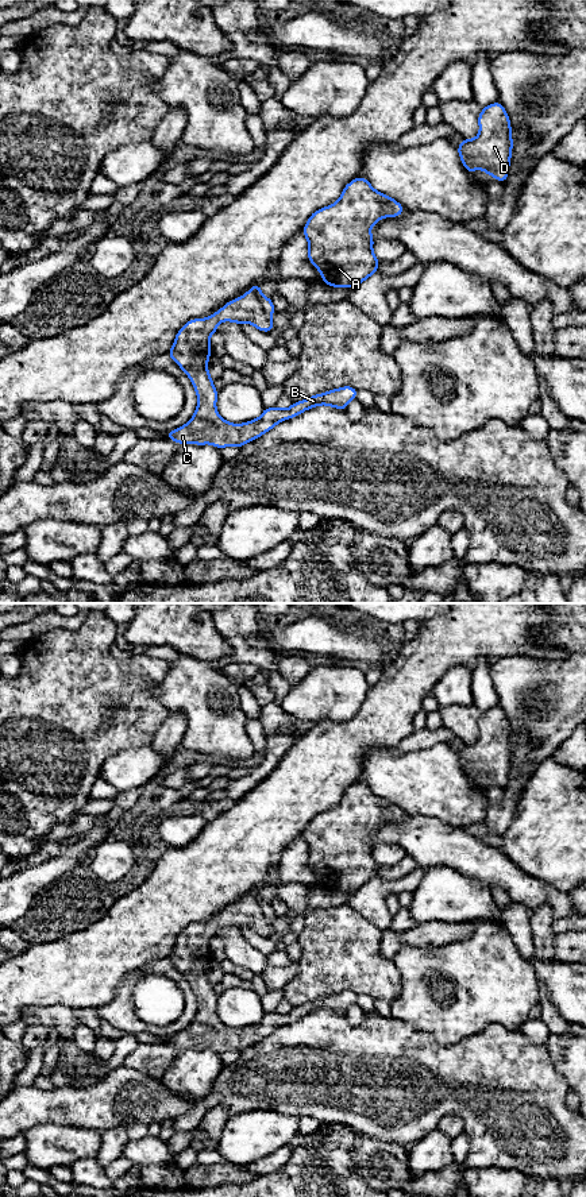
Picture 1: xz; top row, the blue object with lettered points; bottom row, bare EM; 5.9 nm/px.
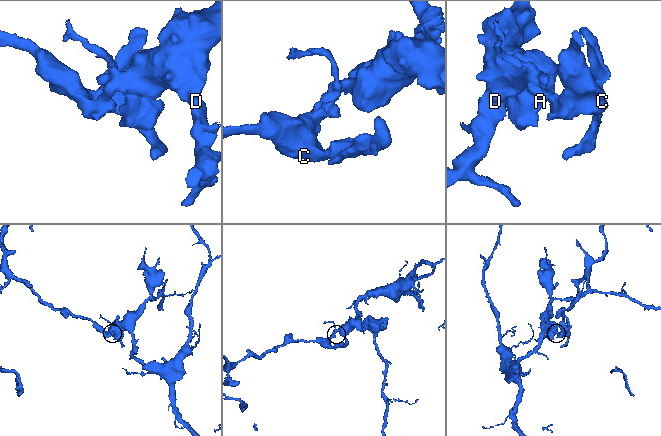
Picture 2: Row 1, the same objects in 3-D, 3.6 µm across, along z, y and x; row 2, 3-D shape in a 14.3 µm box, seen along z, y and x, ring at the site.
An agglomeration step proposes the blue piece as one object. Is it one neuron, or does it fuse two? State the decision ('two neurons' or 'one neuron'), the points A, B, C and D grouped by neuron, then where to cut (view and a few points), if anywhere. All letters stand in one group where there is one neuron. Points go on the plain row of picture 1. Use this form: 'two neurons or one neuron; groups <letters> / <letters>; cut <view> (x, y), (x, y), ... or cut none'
two neurons; groups A D / B C; cut xz (247, 896), (259, 904), (269, 922)

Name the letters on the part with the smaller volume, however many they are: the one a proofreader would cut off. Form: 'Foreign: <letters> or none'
Foreign: B, C

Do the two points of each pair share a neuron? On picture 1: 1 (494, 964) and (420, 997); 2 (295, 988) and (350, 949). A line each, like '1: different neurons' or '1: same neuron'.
1: same neuron
2: same neuron

